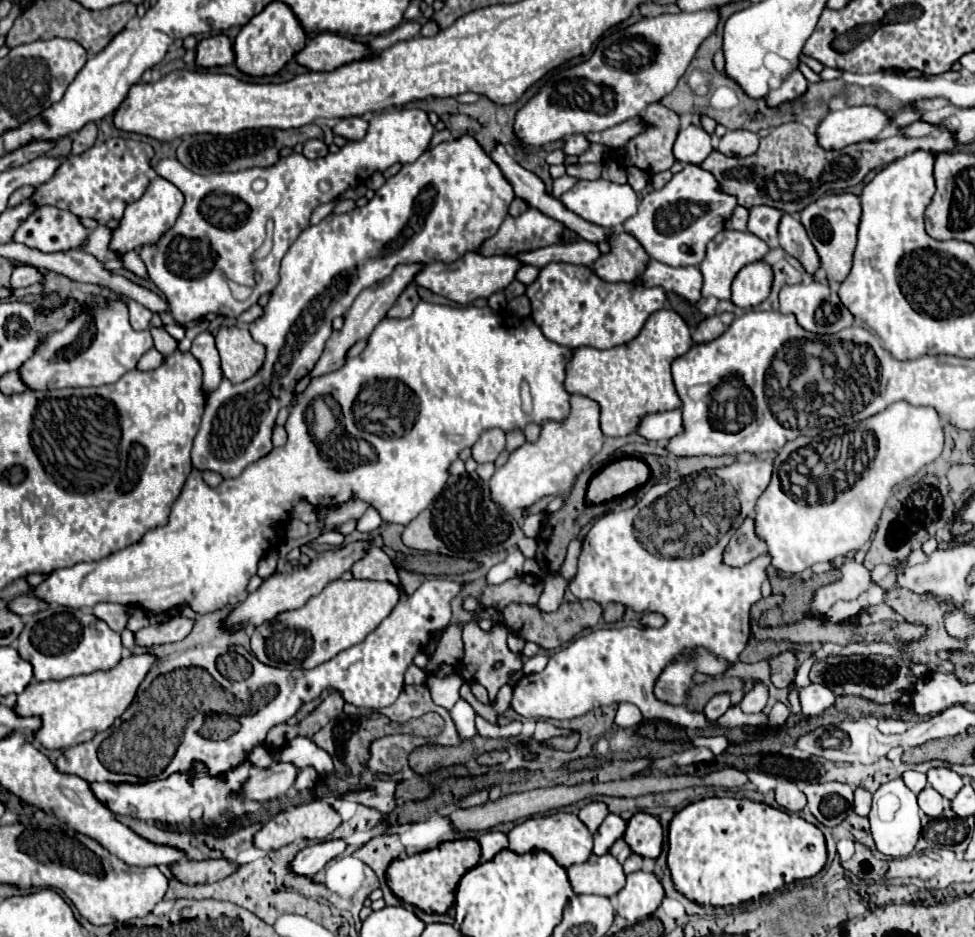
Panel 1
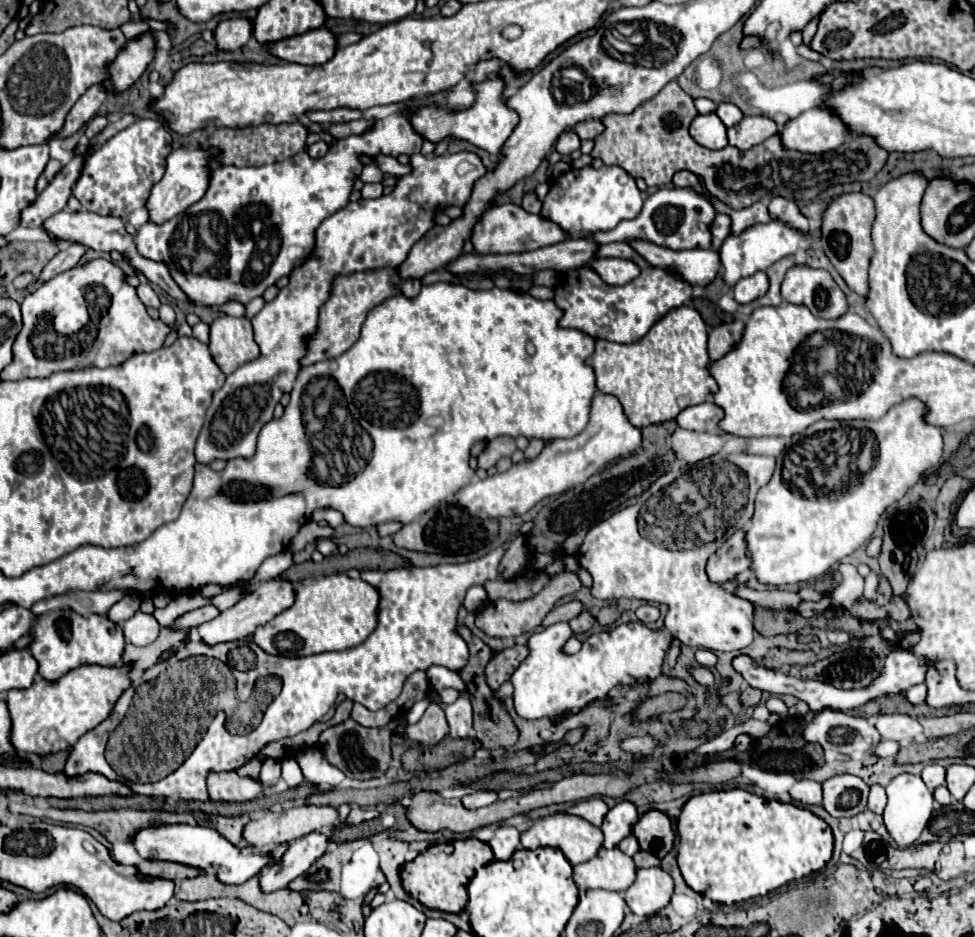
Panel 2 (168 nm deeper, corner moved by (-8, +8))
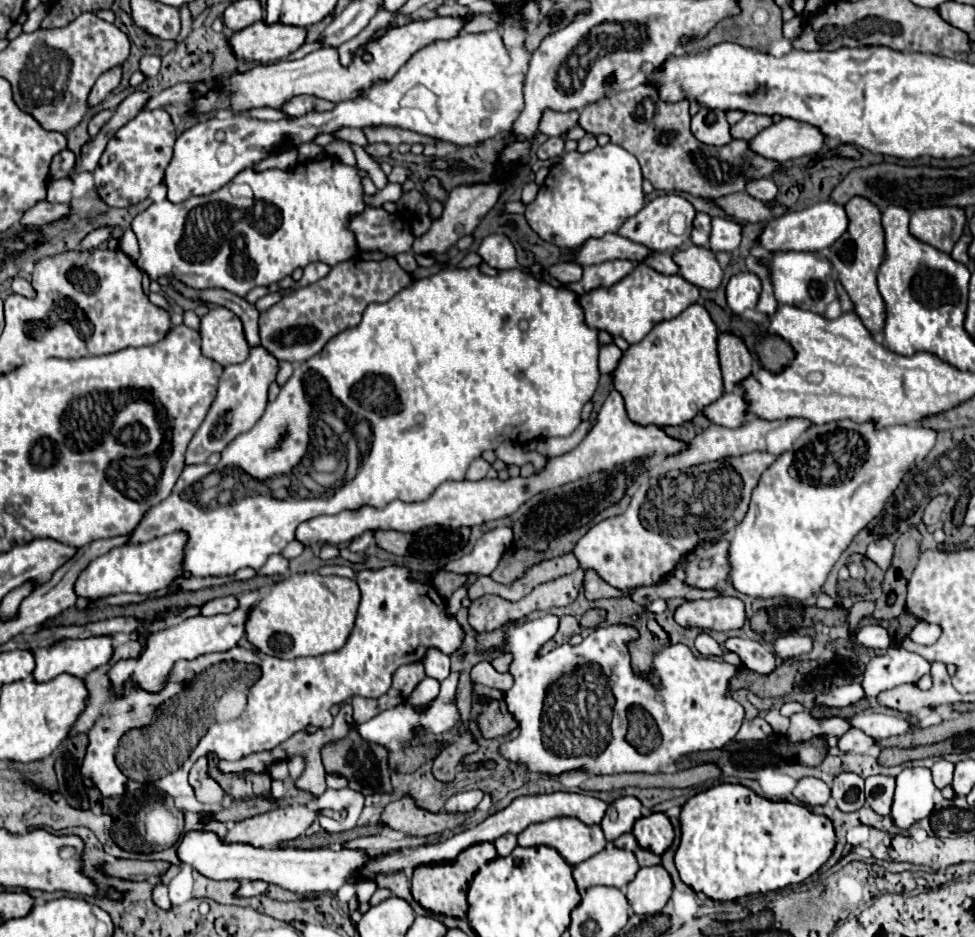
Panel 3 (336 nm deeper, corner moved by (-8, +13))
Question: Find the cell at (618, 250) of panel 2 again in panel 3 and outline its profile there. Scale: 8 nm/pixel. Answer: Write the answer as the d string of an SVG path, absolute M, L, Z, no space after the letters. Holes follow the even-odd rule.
M654 252L652 256L648 256L648 260L644 262L648 266L652 266L654 270L670 276L670 274L680 274L678 264L672 260L672 256L668 252Z

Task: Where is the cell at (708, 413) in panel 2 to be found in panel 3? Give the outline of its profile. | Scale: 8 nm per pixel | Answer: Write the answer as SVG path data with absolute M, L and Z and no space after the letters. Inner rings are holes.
M736 390L732 394L724 394L720 400L710 404L704 410L704 414L714 424L722 424L726 428L738 428L748 418L748 402L744 400L742 392Z

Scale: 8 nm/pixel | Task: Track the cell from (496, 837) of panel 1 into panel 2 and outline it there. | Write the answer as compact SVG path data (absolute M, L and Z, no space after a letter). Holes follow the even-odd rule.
M498 827L492 841L490 841L490 847L494 851L494 859L500 859L500 861L510 859L512 853L522 847L518 829L514 829L514 827Z

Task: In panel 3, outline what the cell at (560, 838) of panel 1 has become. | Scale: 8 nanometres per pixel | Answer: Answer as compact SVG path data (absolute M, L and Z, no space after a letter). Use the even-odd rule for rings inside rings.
M552 818L528 826L518 834L520 846L550 846L570 864L576 866L606 846L600 826L586 826L578 818Z

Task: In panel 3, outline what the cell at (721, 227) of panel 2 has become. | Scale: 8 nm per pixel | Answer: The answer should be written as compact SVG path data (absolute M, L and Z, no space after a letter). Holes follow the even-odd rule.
M704 212L696 214L696 220L692 222L692 236L690 242L696 246L706 248L708 246L708 238L710 238L710 216Z

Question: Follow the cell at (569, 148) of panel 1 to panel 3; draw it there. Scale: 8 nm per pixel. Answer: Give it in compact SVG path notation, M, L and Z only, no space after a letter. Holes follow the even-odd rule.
M556 136L556 138L548 138L536 152L538 160L548 160L548 158L554 158L554 156L560 156L564 152L564 138Z

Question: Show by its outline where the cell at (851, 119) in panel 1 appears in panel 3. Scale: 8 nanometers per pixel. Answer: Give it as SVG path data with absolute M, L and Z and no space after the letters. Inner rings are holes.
M782 118L770 128L748 140L748 148L766 160L786 162L806 154L814 154L824 146L824 136L816 126Z

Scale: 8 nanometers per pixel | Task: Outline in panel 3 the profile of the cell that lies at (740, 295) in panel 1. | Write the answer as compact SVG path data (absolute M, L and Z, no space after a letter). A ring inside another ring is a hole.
M740 272L740 274L732 276L728 286L726 286L728 308L738 316L748 312L748 310L754 310L758 304L760 290L762 290L762 284L760 284L756 274Z

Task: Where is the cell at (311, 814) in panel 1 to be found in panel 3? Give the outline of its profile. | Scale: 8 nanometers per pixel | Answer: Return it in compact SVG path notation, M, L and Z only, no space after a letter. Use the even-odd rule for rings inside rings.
M306 806L276 808L242 822L230 822L224 842L252 844L256 848L276 848L280 842L294 840L306 832L306 828L318 818Z

